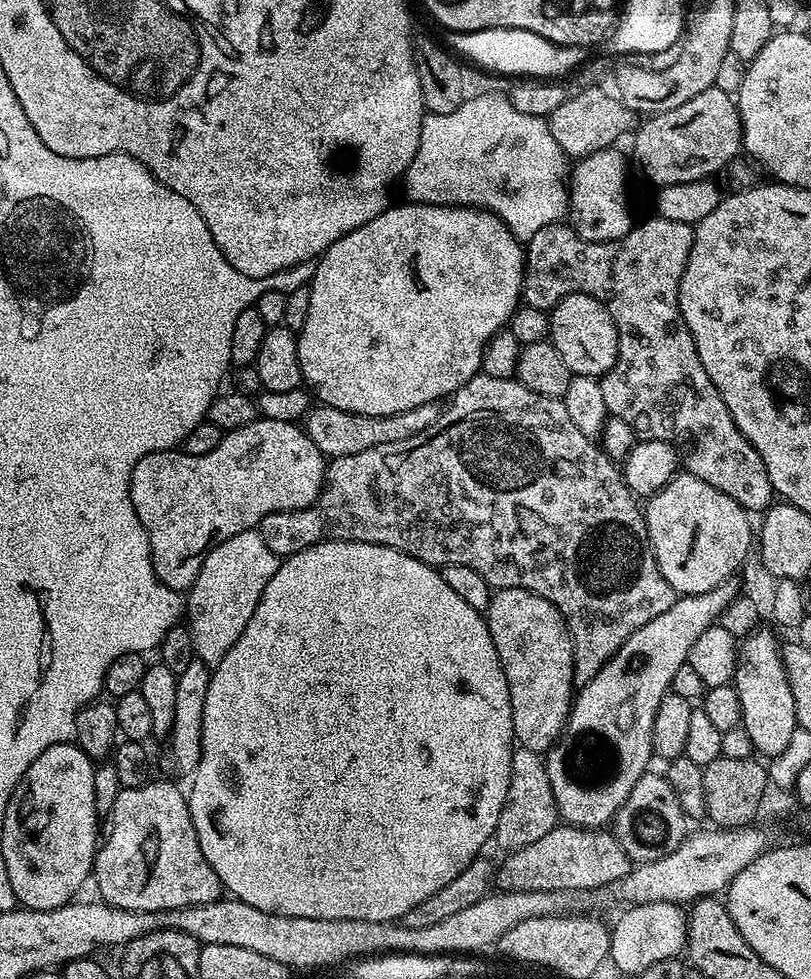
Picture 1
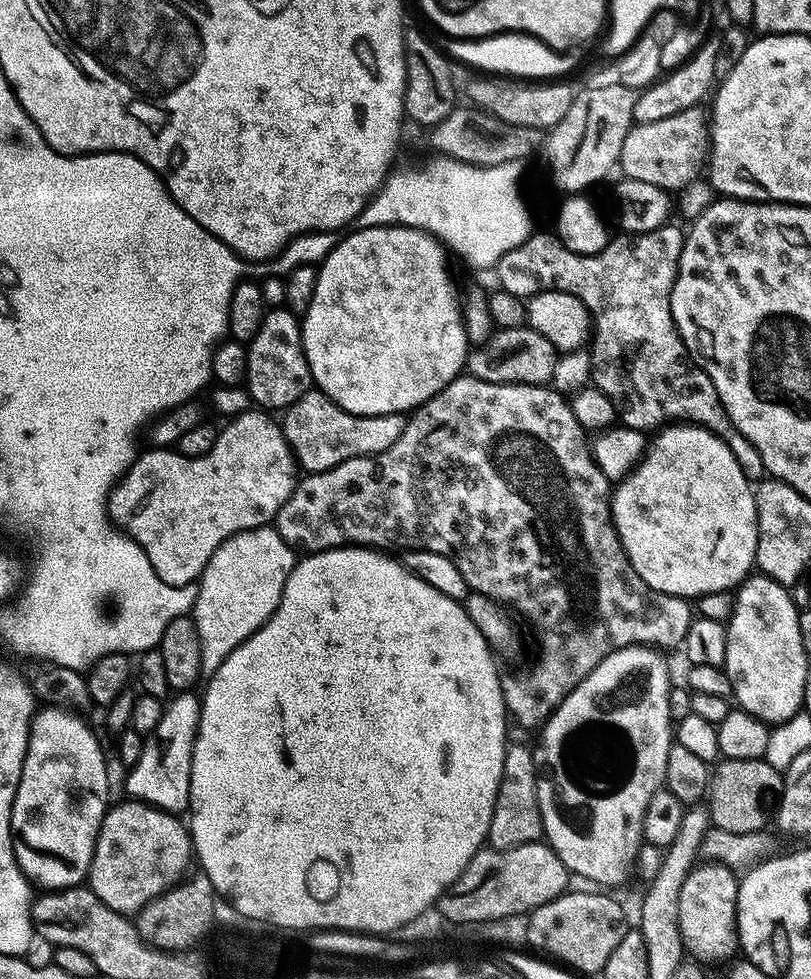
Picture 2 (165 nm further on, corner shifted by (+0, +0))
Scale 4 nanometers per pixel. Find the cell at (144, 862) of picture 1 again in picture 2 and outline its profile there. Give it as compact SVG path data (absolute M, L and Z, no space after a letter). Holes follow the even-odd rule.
M124 798L121 804L113 803L102 818L92 864L88 867L87 887L91 888L102 902L106 902L110 910L136 914L154 898L158 898L175 884L181 883L185 879L184 871L187 870L188 863L193 863L194 849L191 831L186 827L185 821L183 824L180 819L179 815L166 812L162 808L154 808L150 804L145 804L143 800Z

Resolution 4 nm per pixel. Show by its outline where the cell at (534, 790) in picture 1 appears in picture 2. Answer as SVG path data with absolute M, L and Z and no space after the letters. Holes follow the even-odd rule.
M509 743L504 750L502 782L498 786L498 798L494 802L494 814L490 818L487 843L494 848L517 848L523 844L537 843L544 836L542 810L538 806L536 785L536 758L531 747Z

